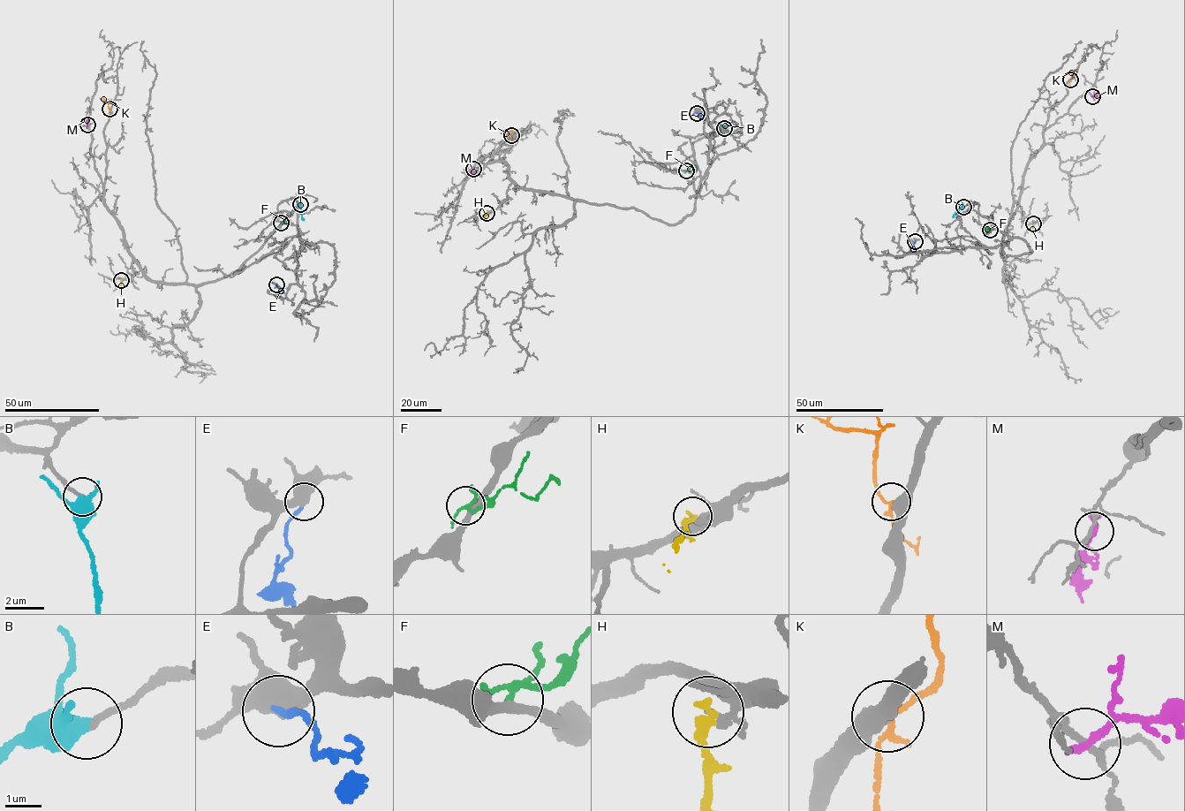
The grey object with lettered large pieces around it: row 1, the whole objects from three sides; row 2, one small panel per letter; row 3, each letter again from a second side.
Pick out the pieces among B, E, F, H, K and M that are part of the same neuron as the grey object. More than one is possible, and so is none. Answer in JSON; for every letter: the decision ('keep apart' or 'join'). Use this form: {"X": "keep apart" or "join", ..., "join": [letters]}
{"B": "join", "E": "keep apart", "F": "keep apart", "H": "keep apart", "K": "join", "M": "keep apart", "join": ["B", "K"]}

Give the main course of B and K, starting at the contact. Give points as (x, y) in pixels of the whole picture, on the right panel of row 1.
B: (963, 207), (960, 208), (953, 217)
K: (1070, 79), (1076, 69)

